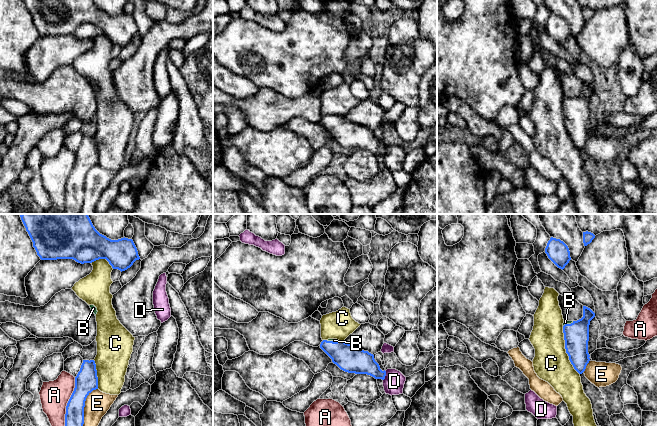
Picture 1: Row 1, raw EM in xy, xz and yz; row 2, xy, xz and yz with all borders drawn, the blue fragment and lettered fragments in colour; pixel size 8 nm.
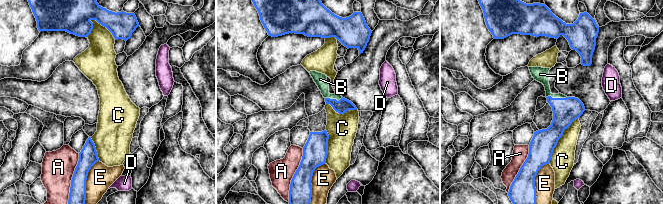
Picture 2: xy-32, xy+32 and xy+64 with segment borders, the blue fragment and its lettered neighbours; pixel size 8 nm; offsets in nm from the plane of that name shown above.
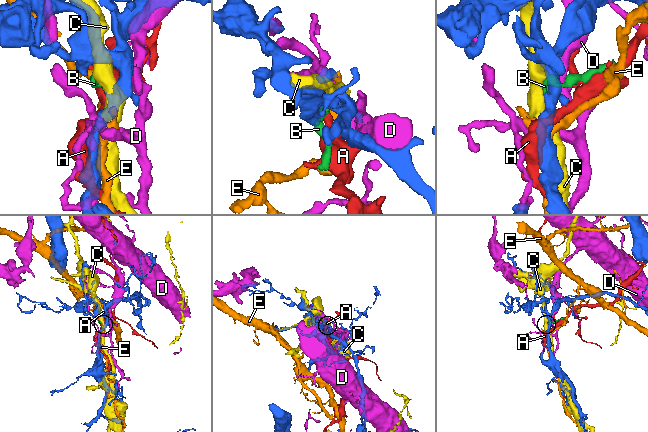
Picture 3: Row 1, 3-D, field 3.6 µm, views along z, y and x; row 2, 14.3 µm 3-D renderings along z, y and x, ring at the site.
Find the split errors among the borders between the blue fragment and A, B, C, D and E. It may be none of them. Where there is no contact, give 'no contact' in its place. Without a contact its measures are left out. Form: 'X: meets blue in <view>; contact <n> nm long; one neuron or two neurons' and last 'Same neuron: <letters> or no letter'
A: meets blue in xy; contact 500 nm long; two neurons
B: meets blue in xz; contact 100 nm long; one neuron
C: meets blue in yz; contact 420 nm long; two neurons
D: meets blue in xz; contact 90 nm long; two neurons
E: meets blue in xy; contact 420 nm long; two neurons
Same neuron: B

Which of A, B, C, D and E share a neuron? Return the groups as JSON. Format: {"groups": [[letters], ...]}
{"groups": [["A"], ["B"], ["C"], ["D"], ["E"]]}

